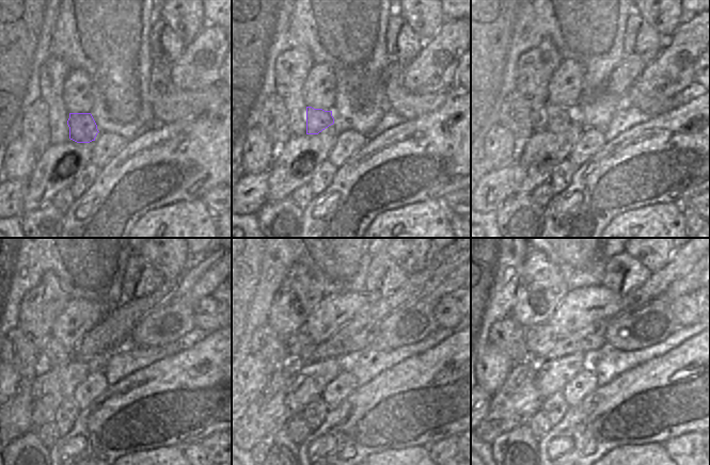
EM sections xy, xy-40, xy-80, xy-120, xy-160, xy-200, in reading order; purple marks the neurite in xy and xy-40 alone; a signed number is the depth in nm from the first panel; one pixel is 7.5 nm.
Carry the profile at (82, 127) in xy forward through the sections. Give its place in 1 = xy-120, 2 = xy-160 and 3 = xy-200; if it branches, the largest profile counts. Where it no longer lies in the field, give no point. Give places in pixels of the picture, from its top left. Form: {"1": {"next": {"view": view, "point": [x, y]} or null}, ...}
{"1": {"next": {"view": "xy-120", "point": [53, 353]}}, "2": {"next": {"view": "xy-160", "point": [295, 342]}}, "3": {"next": {"view": "xy-200", "point": [535, 336]}}}

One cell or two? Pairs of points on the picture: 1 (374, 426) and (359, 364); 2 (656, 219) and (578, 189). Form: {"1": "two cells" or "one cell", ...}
{"1": "two cells", "2": "two cells"}

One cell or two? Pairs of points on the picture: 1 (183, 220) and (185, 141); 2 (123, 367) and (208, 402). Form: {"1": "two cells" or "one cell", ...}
{"1": "two cells", "2": "two cells"}

